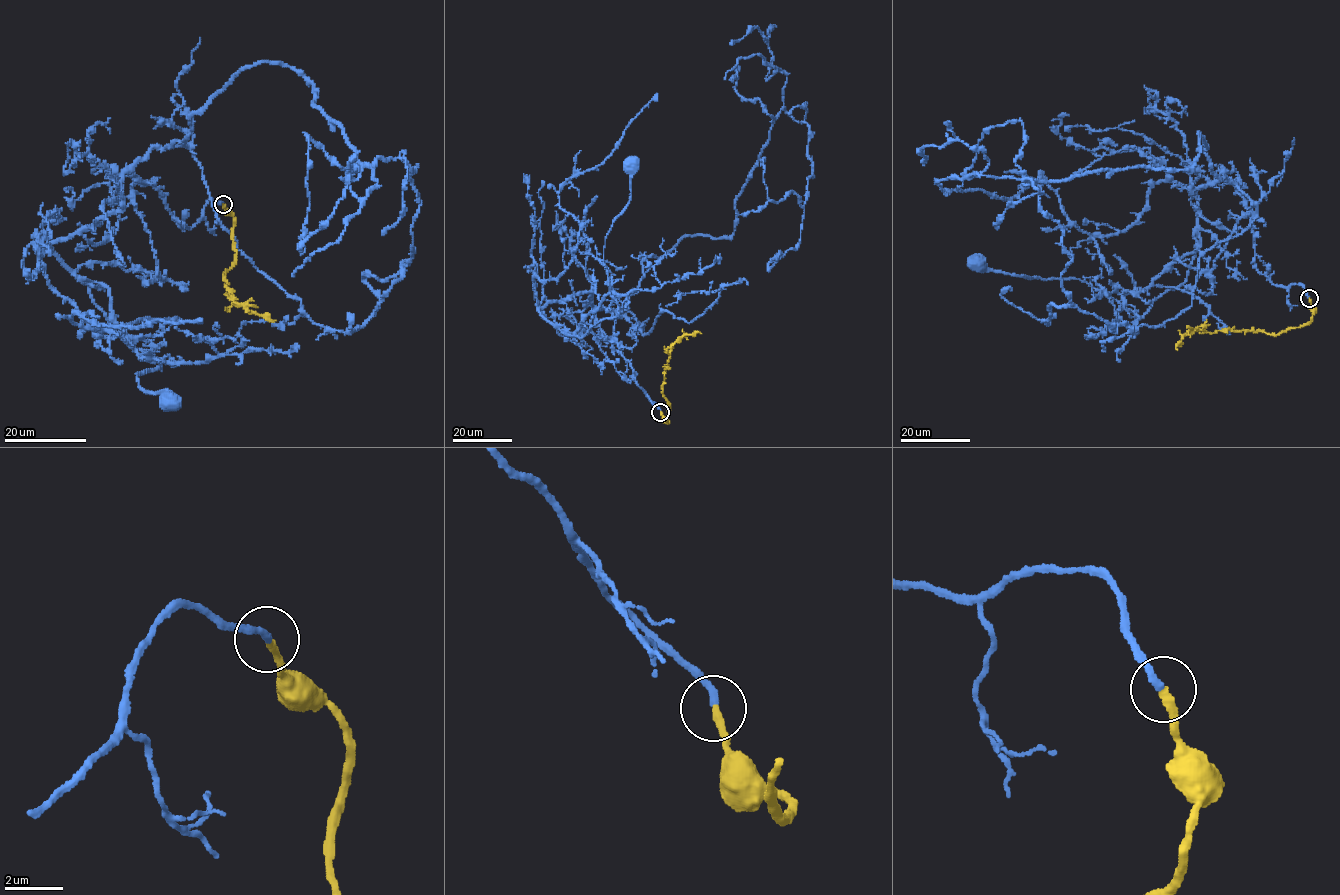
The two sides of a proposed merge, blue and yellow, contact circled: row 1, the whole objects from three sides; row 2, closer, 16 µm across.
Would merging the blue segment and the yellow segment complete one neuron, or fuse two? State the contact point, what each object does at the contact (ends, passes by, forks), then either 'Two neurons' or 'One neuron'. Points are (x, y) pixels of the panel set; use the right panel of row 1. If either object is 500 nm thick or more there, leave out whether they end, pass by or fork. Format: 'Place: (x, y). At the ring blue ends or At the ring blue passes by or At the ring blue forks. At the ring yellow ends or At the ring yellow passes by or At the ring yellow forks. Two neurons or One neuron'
Place: (1309, 298). At the ring blue ends. At the ring yellow ends. One neuron

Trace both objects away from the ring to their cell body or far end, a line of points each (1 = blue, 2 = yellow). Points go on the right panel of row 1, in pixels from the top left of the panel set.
1: (1309, 298), (1262, 275), (1250, 213), (1218, 180), (1191, 189), (1186, 279), (1140, 318), (1076, 278), (977, 264)
2: (1309, 298), (1312, 320), (1301, 325), (1275, 335), (1262, 330), (1193, 330), (1183, 336), (1175, 347), (1178, 350)

